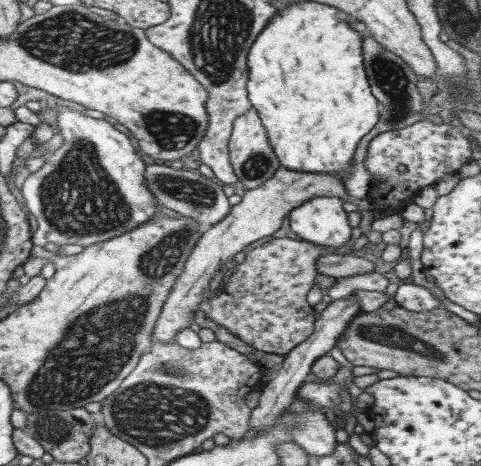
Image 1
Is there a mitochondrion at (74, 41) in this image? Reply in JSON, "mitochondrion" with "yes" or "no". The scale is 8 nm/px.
{"mitochondrion":"yes"}

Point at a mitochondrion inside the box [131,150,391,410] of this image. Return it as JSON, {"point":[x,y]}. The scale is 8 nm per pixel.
{"point":[192,190]}

